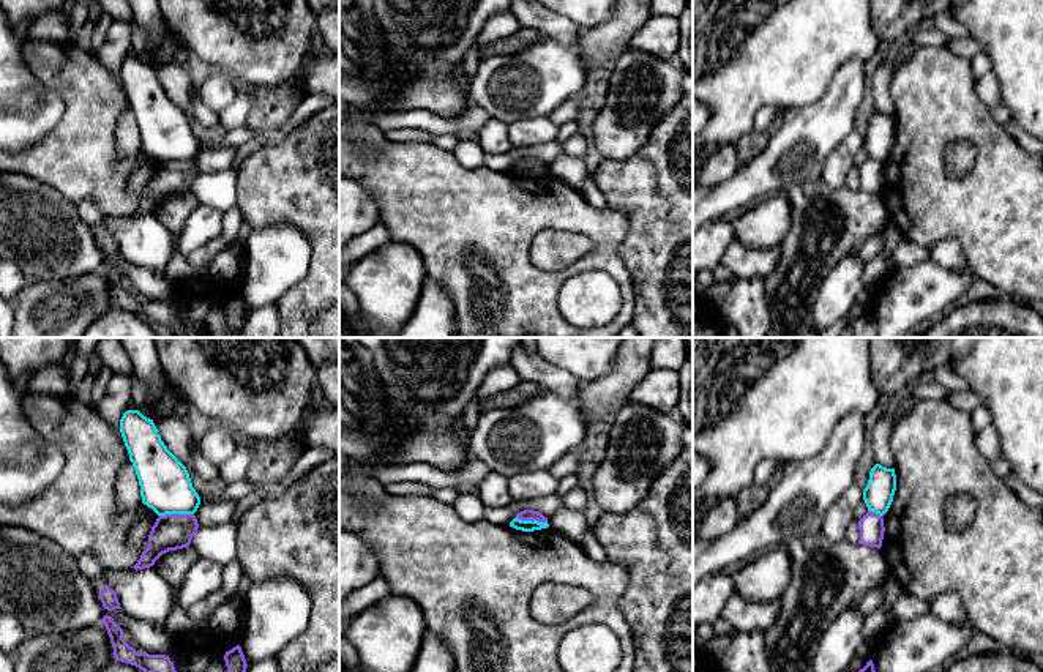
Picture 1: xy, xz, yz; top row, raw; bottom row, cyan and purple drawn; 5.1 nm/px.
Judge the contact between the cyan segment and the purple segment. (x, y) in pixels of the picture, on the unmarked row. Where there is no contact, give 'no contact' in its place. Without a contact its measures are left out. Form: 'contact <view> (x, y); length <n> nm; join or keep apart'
contact xy (175, 160); length 180 nm; keep apart

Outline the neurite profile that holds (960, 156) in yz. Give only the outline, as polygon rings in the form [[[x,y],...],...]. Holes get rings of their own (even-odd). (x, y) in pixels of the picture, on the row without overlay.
[[[958,140],[945,151],[945,167],[950,175],[963,177],[972,169],[975,158],[977,148],[970,142]]]

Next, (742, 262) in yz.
[[[735,238],[726,249],[721,263],[731,271],[735,279],[765,279],[778,263],[779,254],[779,245],[768,249],[750,249]]]

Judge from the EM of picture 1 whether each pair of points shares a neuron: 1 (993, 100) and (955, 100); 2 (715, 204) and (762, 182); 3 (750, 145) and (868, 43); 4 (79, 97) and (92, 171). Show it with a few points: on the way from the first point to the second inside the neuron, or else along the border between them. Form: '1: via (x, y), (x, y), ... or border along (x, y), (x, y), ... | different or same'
1: border along (975, 78), (975, 95), (990, 109) | different
2: via (726, 196), (737, 193), (751, 182) | same
3: border along (778, 108), (785, 109) | different
4: via (87, 115), (87, 152) | same

